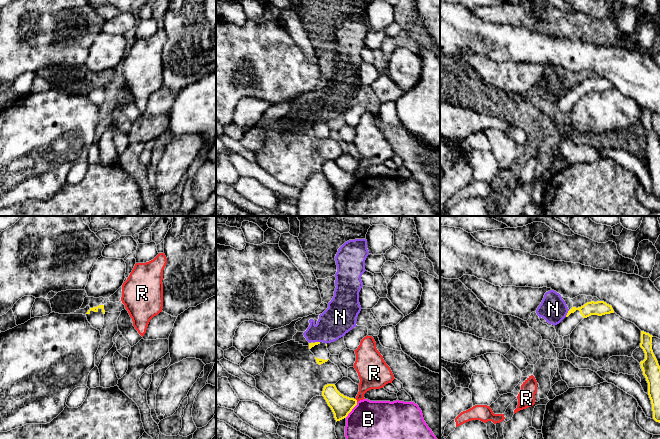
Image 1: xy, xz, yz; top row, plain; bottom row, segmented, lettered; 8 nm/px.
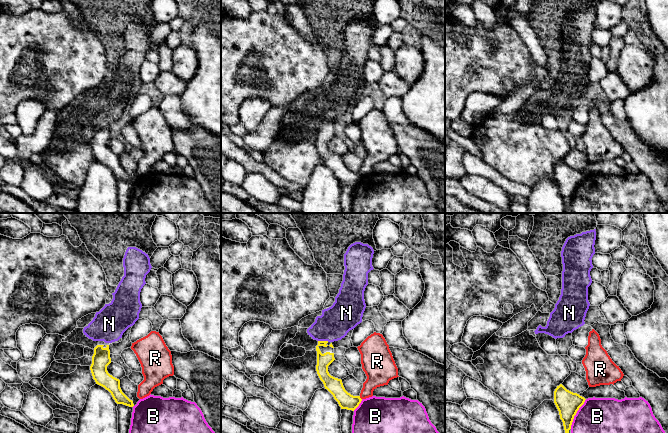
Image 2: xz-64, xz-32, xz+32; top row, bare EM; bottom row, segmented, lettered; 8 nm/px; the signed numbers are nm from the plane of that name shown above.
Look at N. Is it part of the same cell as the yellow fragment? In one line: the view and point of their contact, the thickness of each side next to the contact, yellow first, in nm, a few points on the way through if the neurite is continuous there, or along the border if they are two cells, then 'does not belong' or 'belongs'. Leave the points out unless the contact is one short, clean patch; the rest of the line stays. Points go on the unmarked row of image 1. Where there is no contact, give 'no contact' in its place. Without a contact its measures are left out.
contact yz (567, 89); calibres 110 and 220 nm; border yz (569, 86), (565, 92); does not belong

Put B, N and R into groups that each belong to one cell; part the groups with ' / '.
B / N / R

